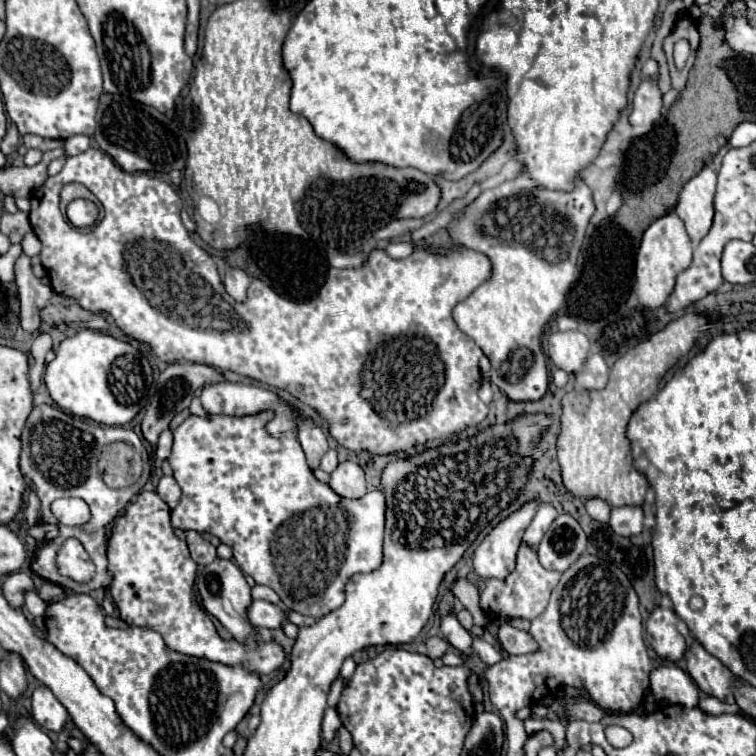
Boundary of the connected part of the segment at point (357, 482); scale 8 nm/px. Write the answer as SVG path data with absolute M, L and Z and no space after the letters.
M349 460L337 466L337 470L331 474L329 486L341 498L361 498L367 492L361 466L357 462L349 462Z

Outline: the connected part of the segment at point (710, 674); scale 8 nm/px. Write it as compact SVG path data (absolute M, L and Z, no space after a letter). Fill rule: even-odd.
M693 642L685 654L687 672L707 696L713 696L721 702L733 704L733 684L737 676L715 656L711 656L699 642ZM729 698L729 700L727 700Z

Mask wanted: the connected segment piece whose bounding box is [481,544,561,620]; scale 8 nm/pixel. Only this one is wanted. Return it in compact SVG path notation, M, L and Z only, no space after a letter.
M521 544L519 552L517 552L517 568L503 580L487 580L485 588L481 592L481 608L487 616L521 616L525 620L533 620L539 614L545 612L549 596L553 592L553 588L557 586L561 574L553 572L553 570L545 570L533 548L529 548L527 544Z

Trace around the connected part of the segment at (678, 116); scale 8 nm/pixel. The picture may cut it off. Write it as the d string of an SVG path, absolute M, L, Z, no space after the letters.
M703 16L697 20L697 30L701 34L701 44L697 50L697 60L693 70L689 72L689 80L685 90L675 100L673 108L667 112L669 124L675 128L677 136L677 158L671 160L667 176L649 190L629 196L623 206L615 214L615 222L635 240L641 240L645 228L655 222L657 218L671 212L677 204L677 196L689 178L693 178L705 164L713 160L713 156L727 144L733 128L743 122L743 112L737 104L737 90L733 82L727 78L725 70L721 68L723 58L735 56L735 52L725 44L725 18L711 18Z

